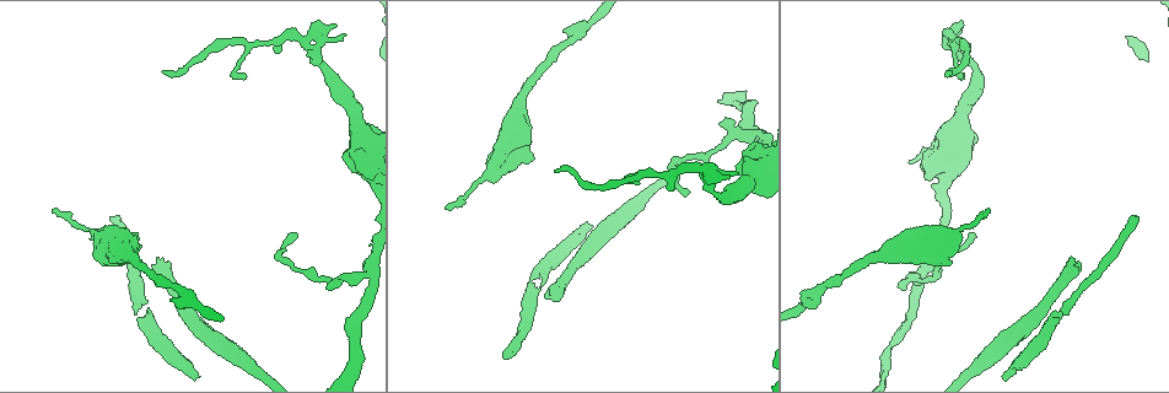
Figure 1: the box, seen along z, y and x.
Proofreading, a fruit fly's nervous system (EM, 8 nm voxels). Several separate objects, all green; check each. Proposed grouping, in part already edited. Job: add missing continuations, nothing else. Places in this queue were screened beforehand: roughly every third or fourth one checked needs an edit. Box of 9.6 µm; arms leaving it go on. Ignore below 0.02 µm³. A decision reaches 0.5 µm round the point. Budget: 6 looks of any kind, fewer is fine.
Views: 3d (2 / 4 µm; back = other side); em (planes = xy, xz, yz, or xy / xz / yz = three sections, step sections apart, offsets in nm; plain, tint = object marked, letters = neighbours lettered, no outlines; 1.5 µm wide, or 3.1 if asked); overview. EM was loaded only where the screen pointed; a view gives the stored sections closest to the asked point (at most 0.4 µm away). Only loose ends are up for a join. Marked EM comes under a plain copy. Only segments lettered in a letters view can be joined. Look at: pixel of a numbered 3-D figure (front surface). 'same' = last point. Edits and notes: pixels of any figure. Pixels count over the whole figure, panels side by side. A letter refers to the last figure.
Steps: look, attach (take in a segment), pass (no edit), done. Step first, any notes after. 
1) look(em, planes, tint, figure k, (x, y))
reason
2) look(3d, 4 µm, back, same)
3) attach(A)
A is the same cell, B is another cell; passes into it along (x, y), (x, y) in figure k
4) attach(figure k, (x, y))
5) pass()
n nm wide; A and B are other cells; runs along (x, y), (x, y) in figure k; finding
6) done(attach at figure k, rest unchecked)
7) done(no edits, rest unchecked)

look(3d, 2 µm, figure 1, (504, 359))
branch stops here

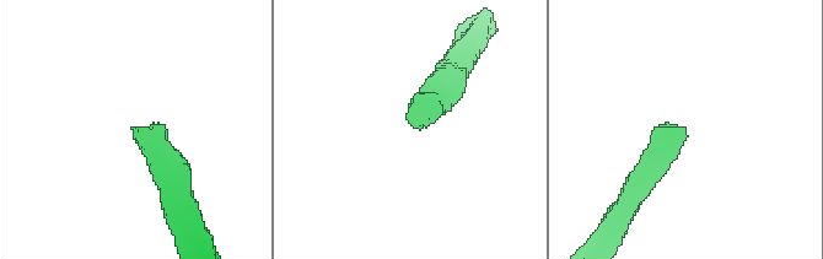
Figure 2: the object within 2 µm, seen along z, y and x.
look(em, xy, step 4, tint, figure 2, (134, 128))

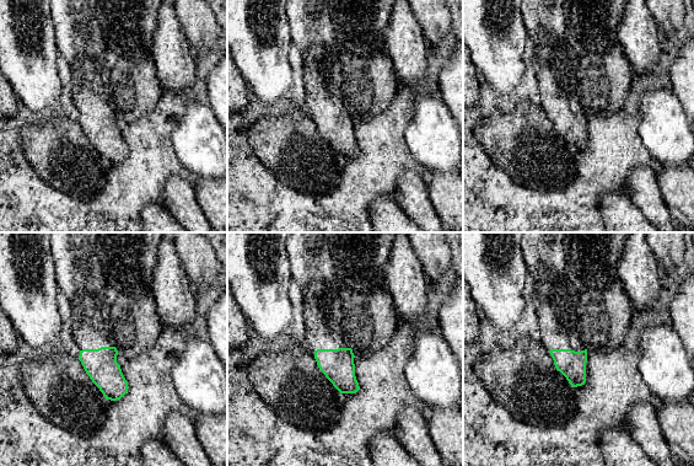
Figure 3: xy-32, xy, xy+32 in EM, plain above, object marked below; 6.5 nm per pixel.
look(em, planes, letters, same)
cut it another way

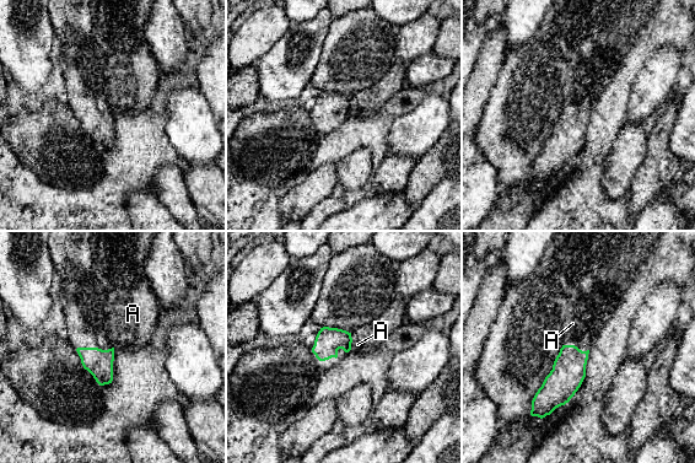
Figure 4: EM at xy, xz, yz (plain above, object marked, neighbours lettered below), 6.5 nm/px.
pass()
A is another cell; none of them fits

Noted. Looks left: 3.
look(em, yz, step 8, tint, figure 1, (989, 211))
tapers out

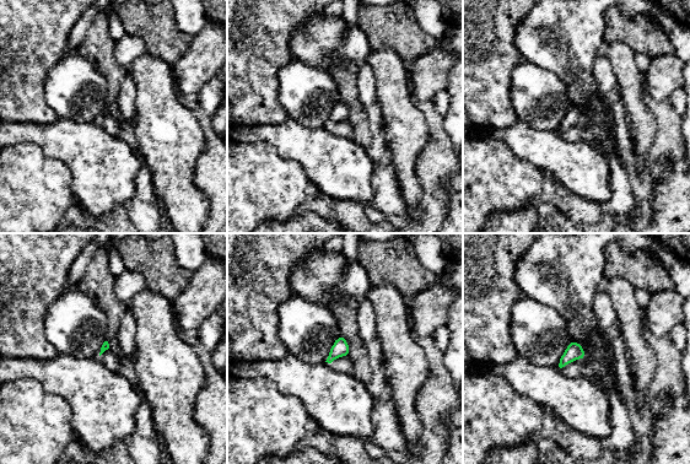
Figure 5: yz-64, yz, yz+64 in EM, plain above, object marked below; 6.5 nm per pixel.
look(em, planes, letters, same)

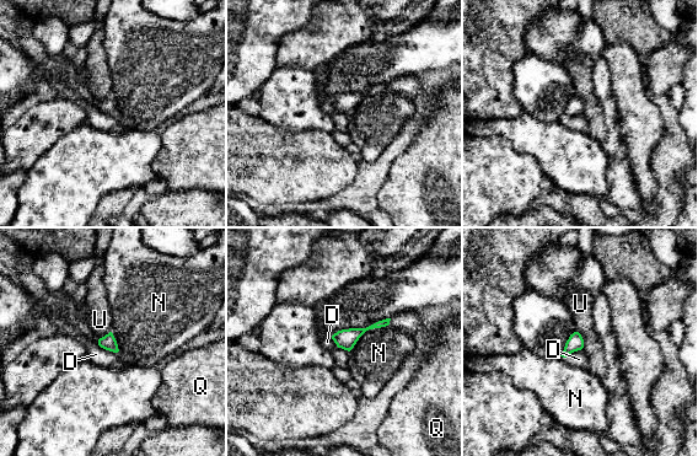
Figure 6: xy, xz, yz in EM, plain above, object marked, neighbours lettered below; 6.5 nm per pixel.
pass()
D, N, Q and U are other cells; none of them fits

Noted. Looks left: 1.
done(no edits, rest unchecked)

